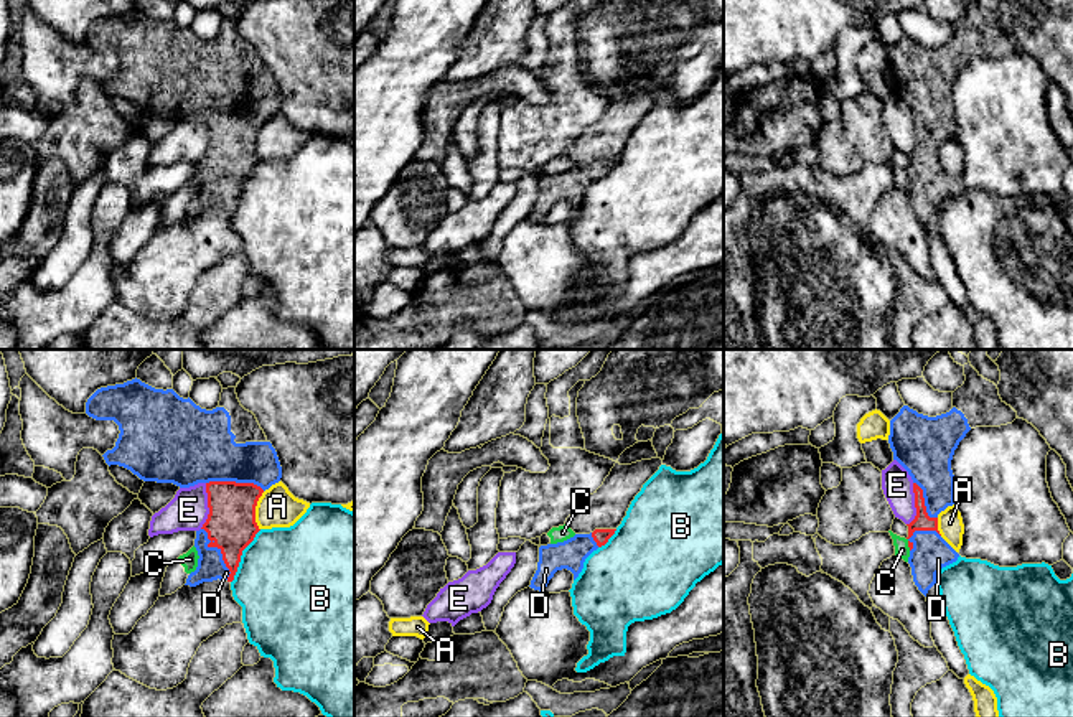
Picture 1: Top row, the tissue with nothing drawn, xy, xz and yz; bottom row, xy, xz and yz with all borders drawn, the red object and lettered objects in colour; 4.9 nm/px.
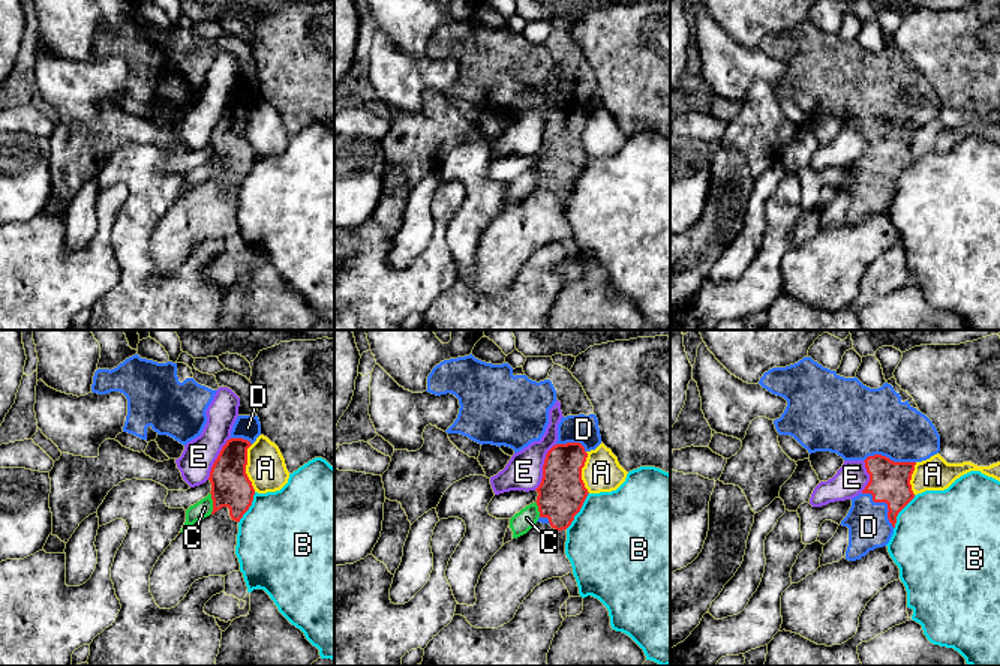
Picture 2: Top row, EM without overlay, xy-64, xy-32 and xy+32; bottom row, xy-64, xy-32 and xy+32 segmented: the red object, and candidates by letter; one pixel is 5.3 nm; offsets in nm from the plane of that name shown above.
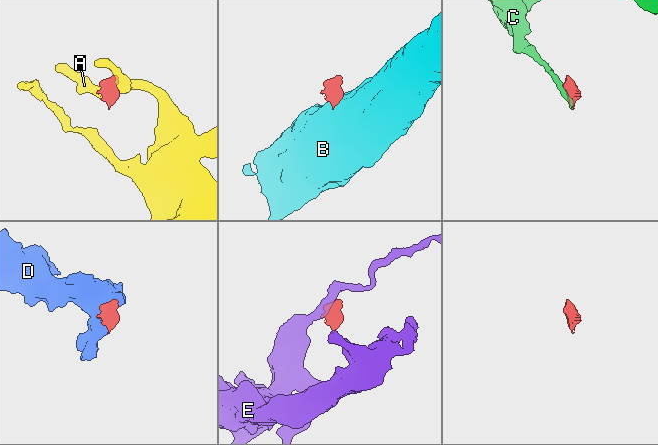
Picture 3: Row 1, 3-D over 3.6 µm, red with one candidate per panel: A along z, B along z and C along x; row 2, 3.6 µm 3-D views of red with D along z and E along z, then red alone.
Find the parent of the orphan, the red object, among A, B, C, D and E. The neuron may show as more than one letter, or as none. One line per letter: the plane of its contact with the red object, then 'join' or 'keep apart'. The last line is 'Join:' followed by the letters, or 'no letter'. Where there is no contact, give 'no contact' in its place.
A: contact in xy; keep apart
B: contact in xy; keep apart
C: contact in yz; keep apart
D: contact in xy; join
E: contact in xy; keep apart
Join: D

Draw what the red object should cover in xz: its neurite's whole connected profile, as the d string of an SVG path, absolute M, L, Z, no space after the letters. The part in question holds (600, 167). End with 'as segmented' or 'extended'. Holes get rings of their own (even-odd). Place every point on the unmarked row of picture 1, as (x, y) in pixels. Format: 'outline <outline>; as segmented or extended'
outline M595 160L590 165L575 165L574 168L539 178L537 201L531 211L531 219L544 223L557 201L567 199L574 211L583 199L585 190L605 176L616 160Z; extended

